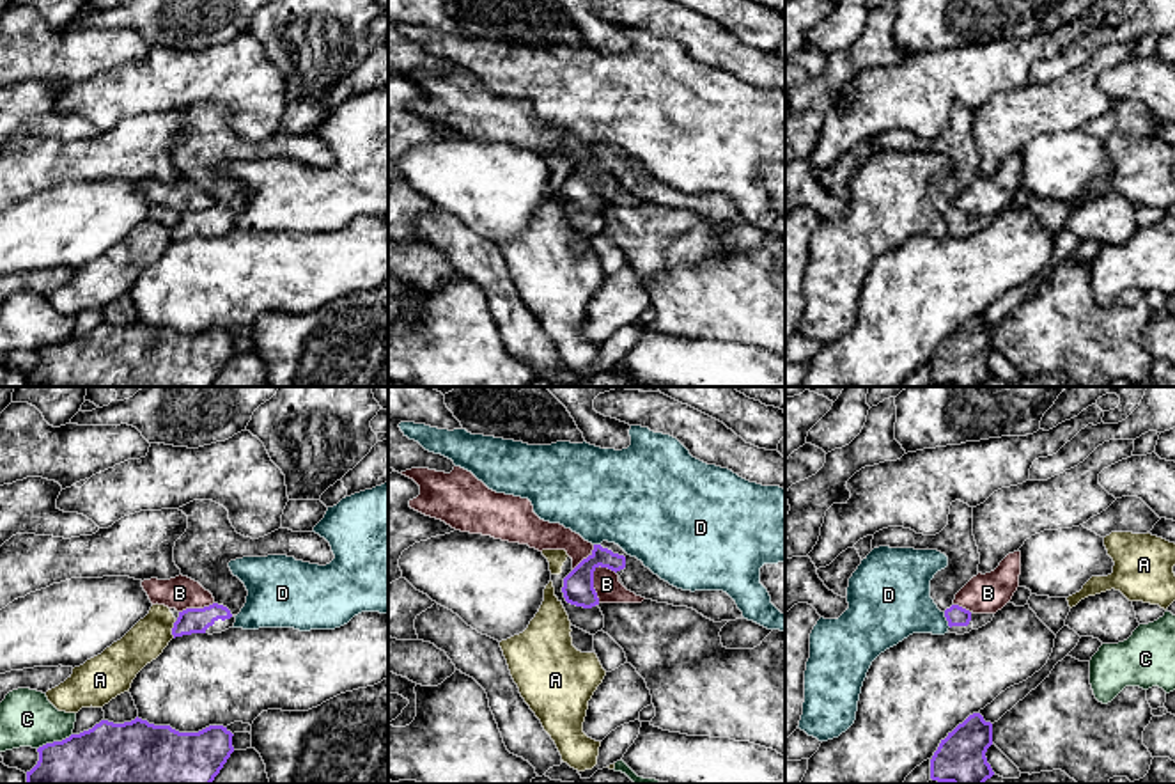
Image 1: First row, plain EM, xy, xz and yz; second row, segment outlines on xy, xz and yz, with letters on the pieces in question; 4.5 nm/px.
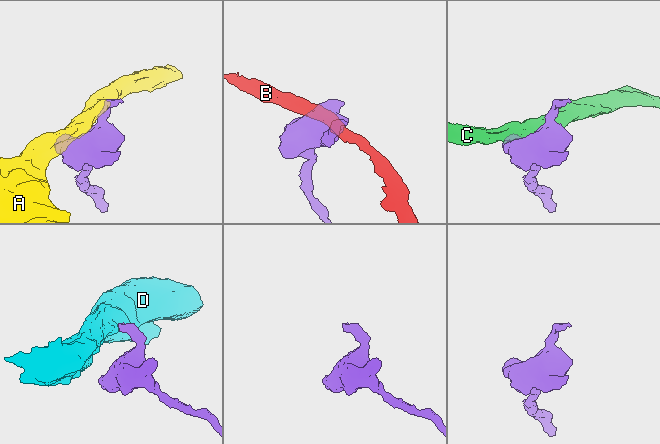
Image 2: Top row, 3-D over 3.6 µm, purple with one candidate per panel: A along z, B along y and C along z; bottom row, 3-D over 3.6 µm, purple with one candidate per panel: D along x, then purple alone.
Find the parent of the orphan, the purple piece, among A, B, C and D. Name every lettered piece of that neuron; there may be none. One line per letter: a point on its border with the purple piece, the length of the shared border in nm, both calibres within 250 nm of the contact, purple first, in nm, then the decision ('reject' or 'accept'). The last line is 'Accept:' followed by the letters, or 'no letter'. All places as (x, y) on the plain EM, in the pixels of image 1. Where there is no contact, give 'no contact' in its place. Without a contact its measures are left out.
A: meets purple in xy at (172, 233); contact 80 nm long; 110 nm thick on the purple side, 180 nm on the other; reject
B: meets purple in xz at (592, 187); contact 180 nm long; 140 nm thick on the purple side, 120 nm on the other; reject
C: meets purple in xy at (54, 344); contact 180 nm long; 460 nm thick on the purple side, 260 nm on the other; reject
D: meets purple in yz at (947, 222); contact 80 nm long; 90 nm thick on the purple side, 320 nm on the other; reject
Accept: no letter

